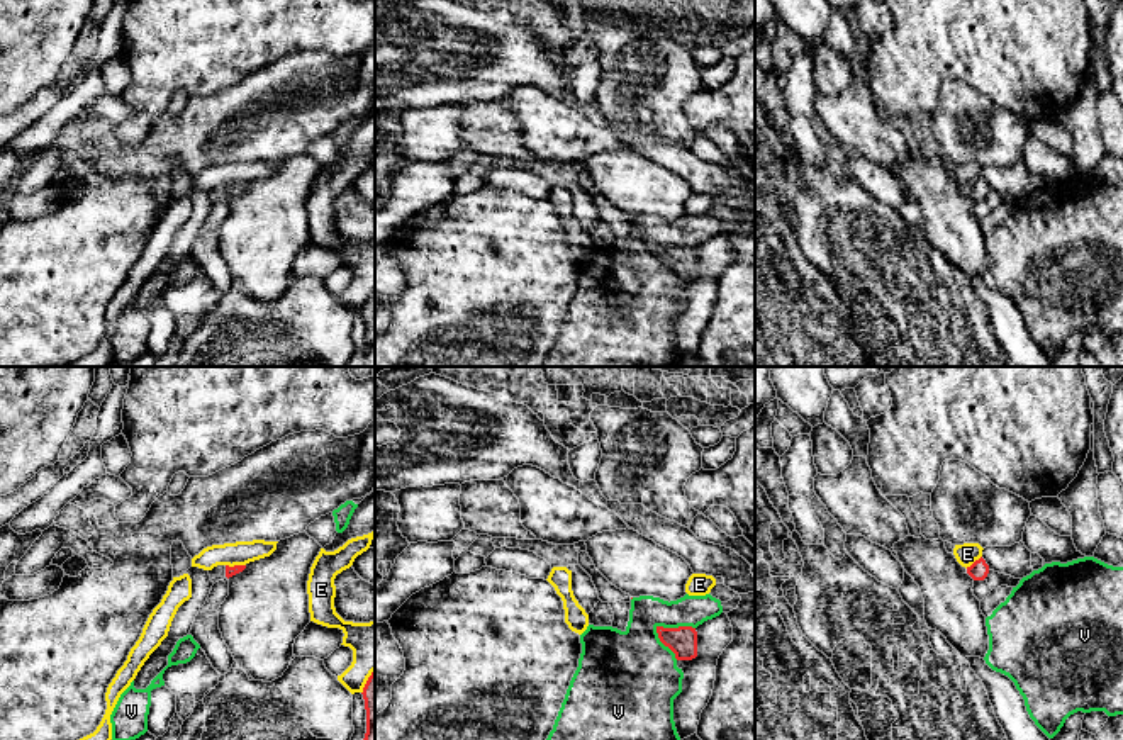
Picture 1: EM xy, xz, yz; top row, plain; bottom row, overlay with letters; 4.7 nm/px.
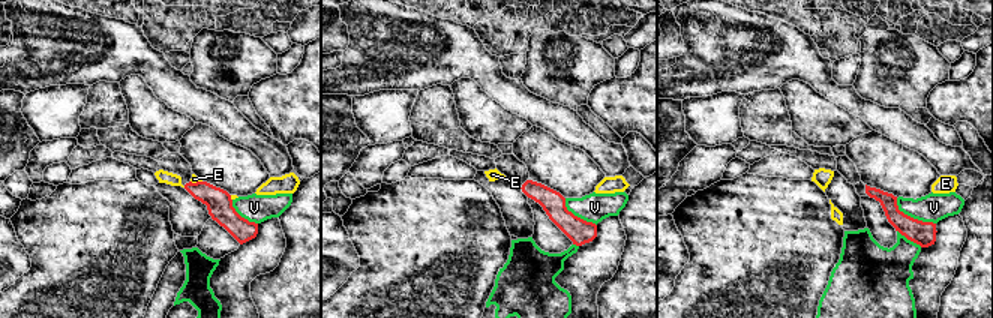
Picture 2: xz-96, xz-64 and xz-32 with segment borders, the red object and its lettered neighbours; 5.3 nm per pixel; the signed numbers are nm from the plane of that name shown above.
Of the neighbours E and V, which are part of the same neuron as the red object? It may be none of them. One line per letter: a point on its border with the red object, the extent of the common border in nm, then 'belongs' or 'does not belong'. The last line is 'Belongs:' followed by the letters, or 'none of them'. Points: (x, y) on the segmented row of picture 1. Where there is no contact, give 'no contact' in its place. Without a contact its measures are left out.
E: xy (236, 566) | 100 nm | does not belong
V: xz (662, 642) | 190 nm | does not belong
Belongs: none of them

